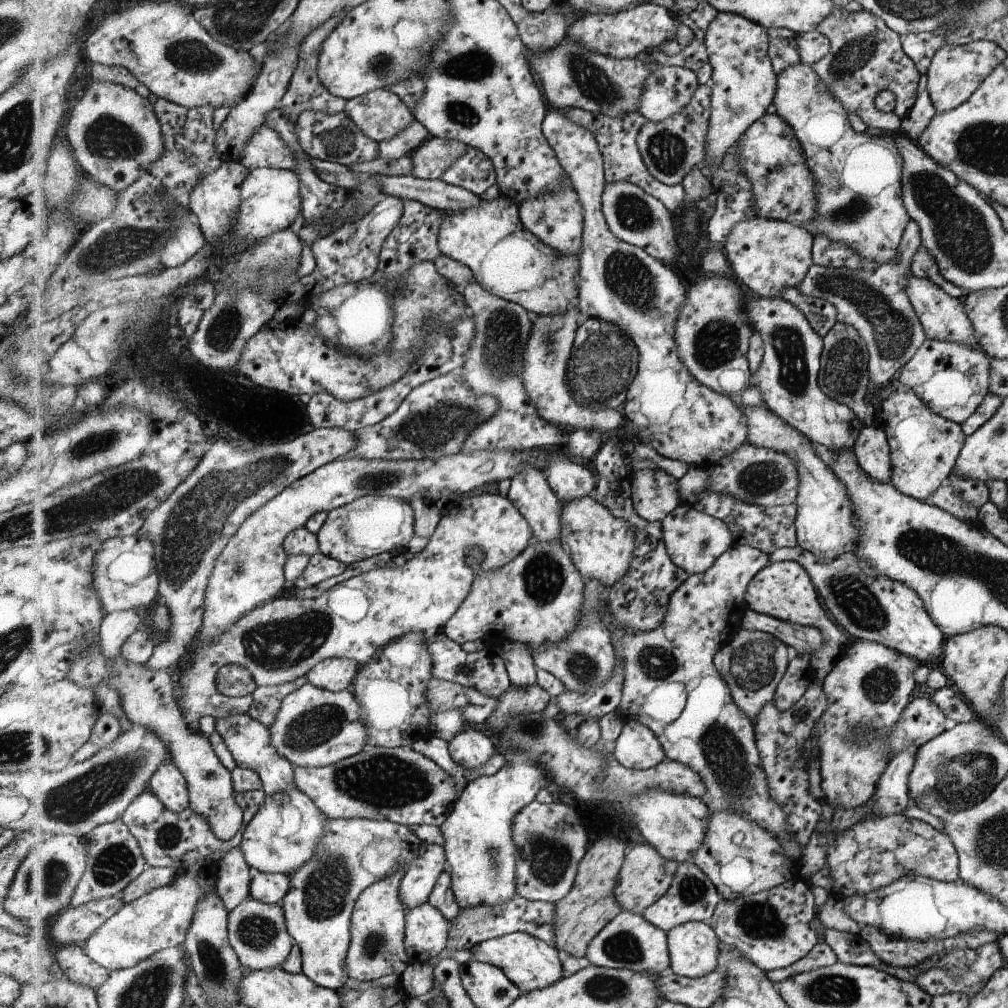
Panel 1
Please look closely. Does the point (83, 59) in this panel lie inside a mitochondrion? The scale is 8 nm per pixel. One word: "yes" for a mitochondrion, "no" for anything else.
no

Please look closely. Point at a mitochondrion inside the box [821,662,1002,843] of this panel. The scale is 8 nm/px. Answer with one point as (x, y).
(957, 780)

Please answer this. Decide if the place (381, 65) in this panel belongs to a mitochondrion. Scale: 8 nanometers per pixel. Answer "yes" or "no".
yes

